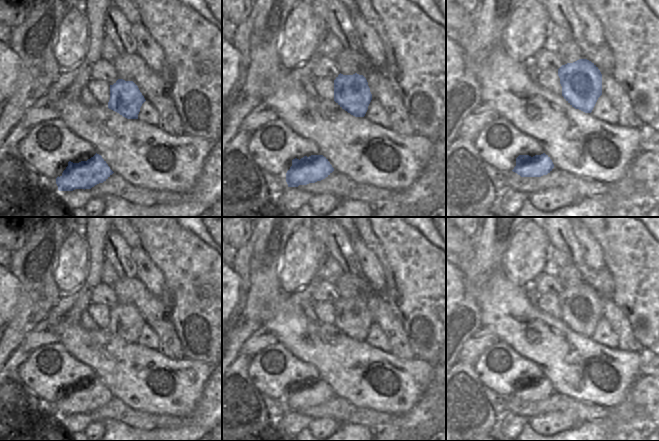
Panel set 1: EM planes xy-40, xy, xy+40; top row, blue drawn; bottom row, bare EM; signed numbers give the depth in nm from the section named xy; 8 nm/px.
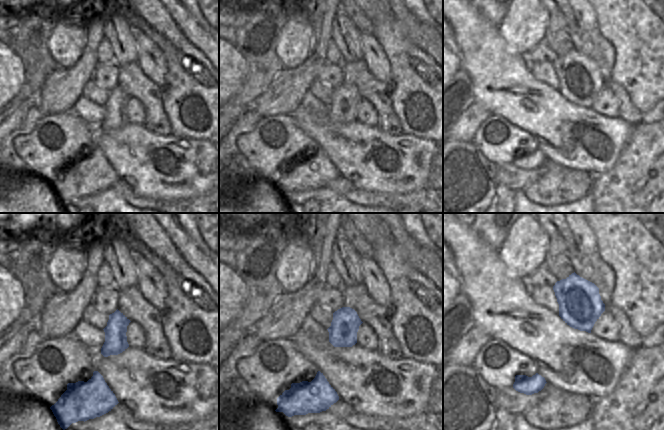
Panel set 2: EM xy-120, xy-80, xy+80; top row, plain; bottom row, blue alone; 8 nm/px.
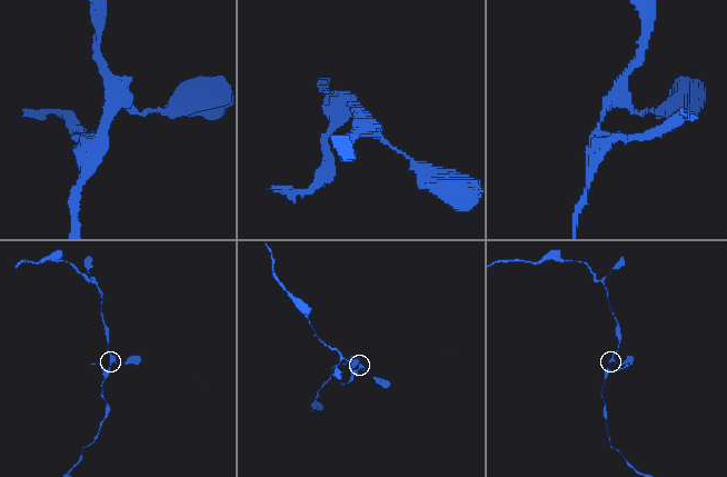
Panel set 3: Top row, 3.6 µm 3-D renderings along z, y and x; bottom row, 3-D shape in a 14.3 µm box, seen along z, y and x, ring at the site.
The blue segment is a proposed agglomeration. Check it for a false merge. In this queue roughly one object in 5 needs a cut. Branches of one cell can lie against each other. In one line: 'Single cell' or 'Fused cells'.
Single cell

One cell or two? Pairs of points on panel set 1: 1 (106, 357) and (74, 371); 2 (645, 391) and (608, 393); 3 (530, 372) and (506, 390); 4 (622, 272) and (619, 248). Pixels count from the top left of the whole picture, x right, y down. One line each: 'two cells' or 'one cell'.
1: two cells
2: two cells
3: one cell
4: one cell

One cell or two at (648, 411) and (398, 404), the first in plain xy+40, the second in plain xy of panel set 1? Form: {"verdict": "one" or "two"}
{"verdict": "two"}

